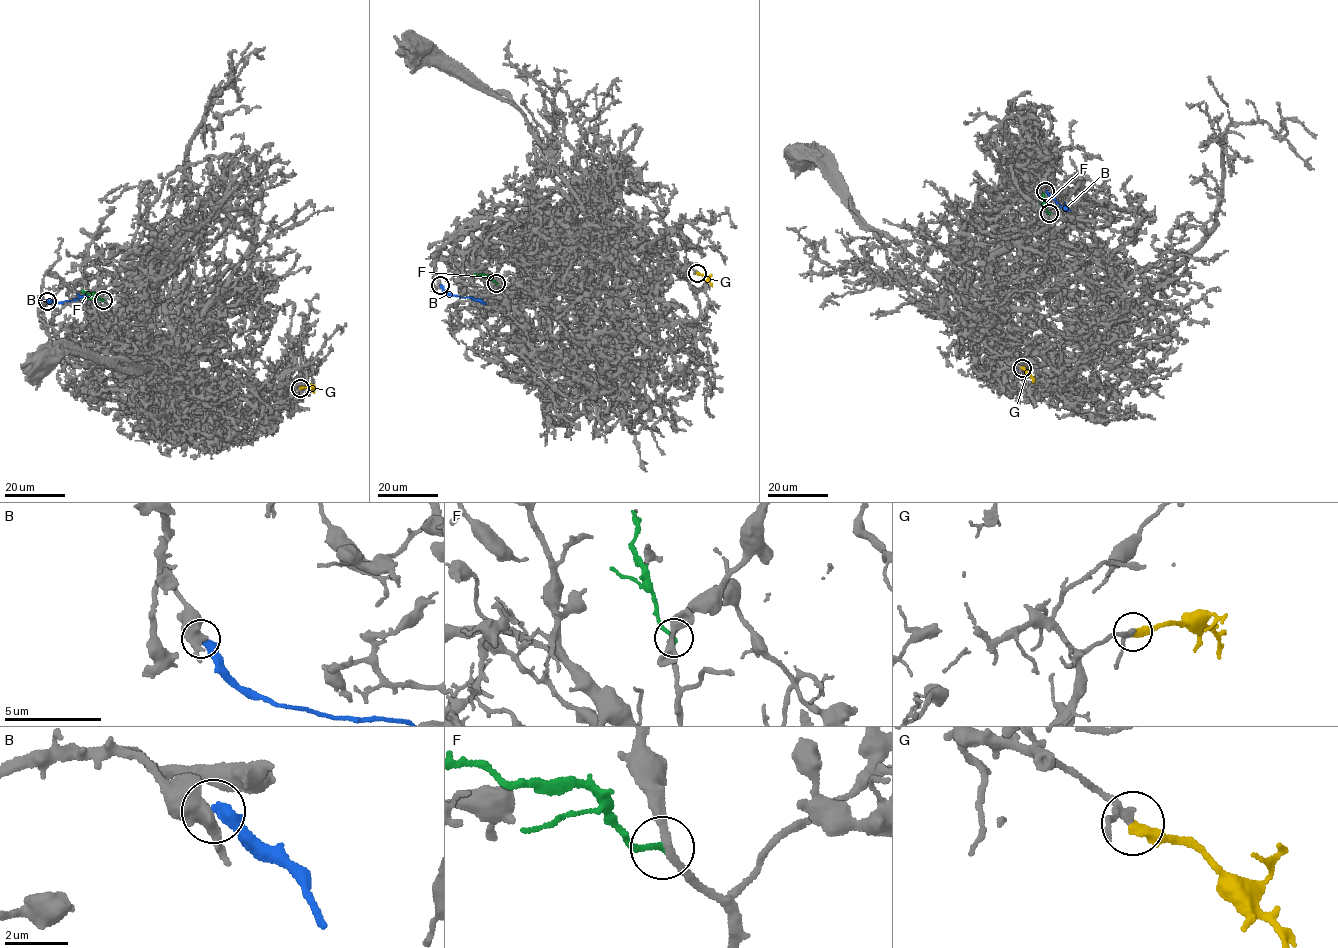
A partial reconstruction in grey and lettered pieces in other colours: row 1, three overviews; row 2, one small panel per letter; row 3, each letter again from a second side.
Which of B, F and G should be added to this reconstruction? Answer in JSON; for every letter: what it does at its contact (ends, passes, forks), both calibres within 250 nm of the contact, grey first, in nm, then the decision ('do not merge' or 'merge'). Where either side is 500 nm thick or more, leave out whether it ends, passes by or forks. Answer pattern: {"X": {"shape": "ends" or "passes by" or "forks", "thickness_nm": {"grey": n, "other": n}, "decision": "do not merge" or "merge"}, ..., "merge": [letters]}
{"B": {"thickness_nm": {"grey": 550, "other": 420}, "decision": "do not merge"}, "F": {"shape": "ends", "thickness_nm": {"grey": 280, "other": 200}, "decision": "do not merge"}, "G": {"shape": "ends", "thickness_nm": {"grey": 200, "other": 400}, "decision": "merge"}, "merge": ["G"]}

